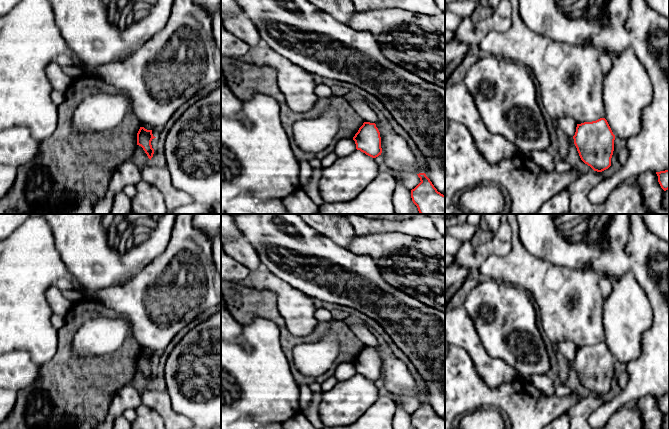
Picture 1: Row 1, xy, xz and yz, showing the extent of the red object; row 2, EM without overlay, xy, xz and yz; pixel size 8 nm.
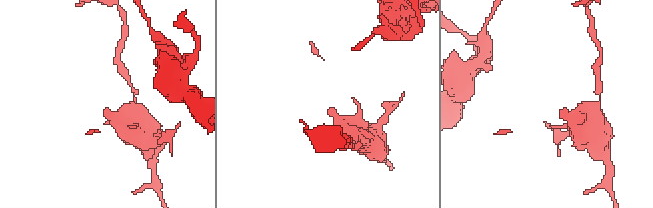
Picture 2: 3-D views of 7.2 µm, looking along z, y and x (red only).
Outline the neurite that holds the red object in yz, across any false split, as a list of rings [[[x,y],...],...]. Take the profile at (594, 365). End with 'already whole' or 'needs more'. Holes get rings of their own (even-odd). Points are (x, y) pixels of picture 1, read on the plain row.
[[[605,342],[577,348],[573,363],[581,384],[594,395],[611,390],[615,359]]]; already whole

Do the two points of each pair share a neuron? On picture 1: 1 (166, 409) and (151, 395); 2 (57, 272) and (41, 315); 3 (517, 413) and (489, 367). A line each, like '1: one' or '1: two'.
1: one
2: one
3: two

